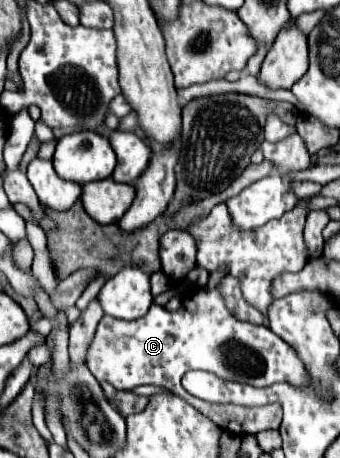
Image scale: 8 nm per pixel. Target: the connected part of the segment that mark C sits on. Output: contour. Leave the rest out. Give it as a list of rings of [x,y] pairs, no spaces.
[[[199,288],[183,296],[179,310],[173,312],[153,304],[143,318],[131,322],[103,316],[89,346],[87,368],[99,382],[109,380],[109,384],[117,390],[133,390],[139,384],[155,384],[169,388],[171,392],[175,388],[177,396],[187,400],[201,414],[209,416],[223,430],[239,436],[279,428],[281,406],[203,402],[181,386],[181,378],[189,370],[205,370],[223,380],[235,380],[253,388],[265,388],[275,382],[289,382],[293,386],[309,382],[309,374],[297,354],[267,326],[237,320],[225,306],[225,298],[219,288]]]

